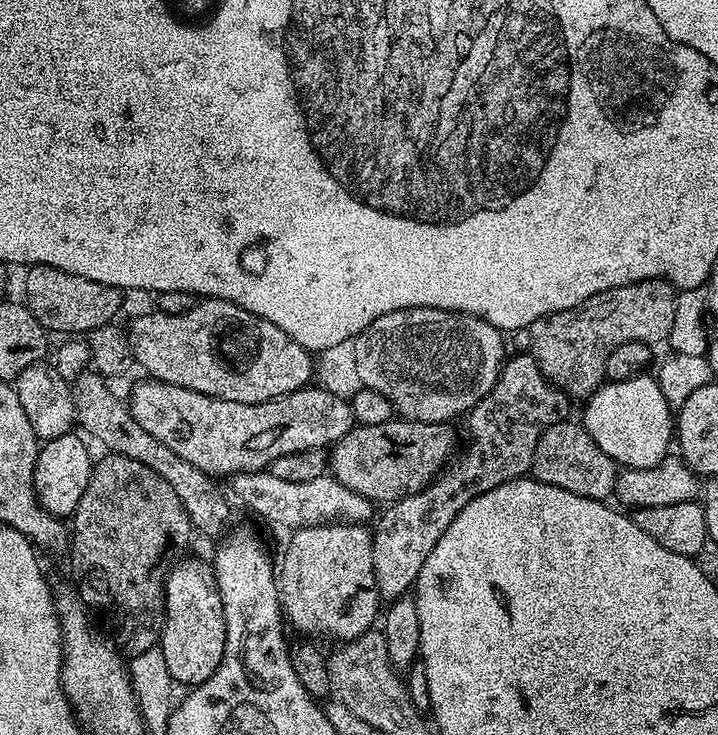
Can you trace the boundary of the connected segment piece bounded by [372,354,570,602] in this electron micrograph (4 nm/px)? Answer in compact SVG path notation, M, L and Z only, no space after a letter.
M516 354L514 358L505 359L500 376L494 382L490 394L482 398L466 414L468 420L468 452L461 451L451 462L431 480L418 494L404 496L401 500L391 501L388 508L375 521L376 528L372 532L372 553L374 554L374 574L376 588L380 599L384 602L397 600L415 585L418 574L422 570L422 562L430 558L430 550L438 546L438 538L446 534L446 526L454 522L456 515L474 498L486 494L486 490L494 490L494 486L502 486L511 480L527 477L532 471L534 450L538 446L538 438L550 426L560 423L569 415L569 397L565 396L555 384L552 384L538 366L538 362L530 354Z

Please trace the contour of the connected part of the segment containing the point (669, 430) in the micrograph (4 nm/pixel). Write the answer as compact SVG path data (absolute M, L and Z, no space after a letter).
M641 374L600 385L585 401L582 423L608 457L624 468L648 469L669 453L674 436L674 416L655 377Z

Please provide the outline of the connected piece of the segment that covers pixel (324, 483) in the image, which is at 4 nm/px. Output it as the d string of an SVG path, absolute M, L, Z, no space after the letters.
M271 470L263 472L240 472L231 477L231 495L236 495L237 505L245 504L256 516L265 516L272 524L281 524L287 530L309 528L315 524L333 522L368 522L373 519L373 501L362 494L342 486L331 474L322 478L313 478L311 482L286 482L283 478L274 478Z

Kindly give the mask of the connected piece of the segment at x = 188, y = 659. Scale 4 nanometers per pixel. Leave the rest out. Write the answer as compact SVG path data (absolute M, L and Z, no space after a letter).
M188 559L176 561L164 584L164 629L158 646L173 681L177 685L195 686L210 679L222 662L226 622L213 565Z

